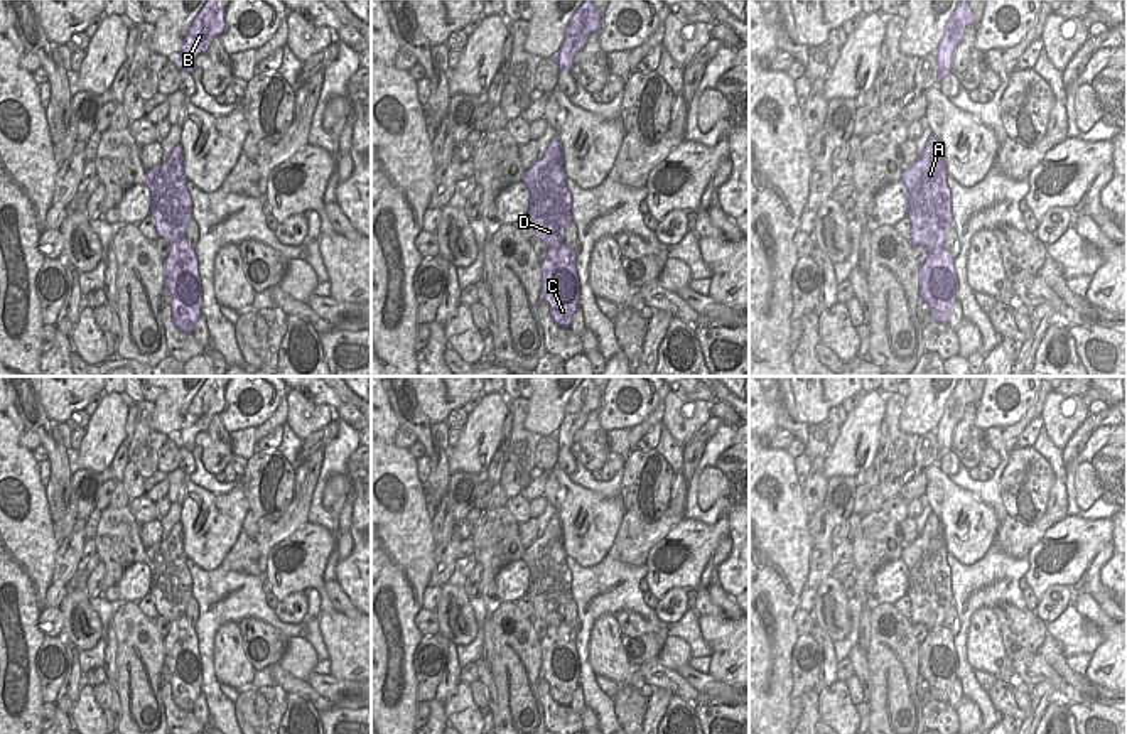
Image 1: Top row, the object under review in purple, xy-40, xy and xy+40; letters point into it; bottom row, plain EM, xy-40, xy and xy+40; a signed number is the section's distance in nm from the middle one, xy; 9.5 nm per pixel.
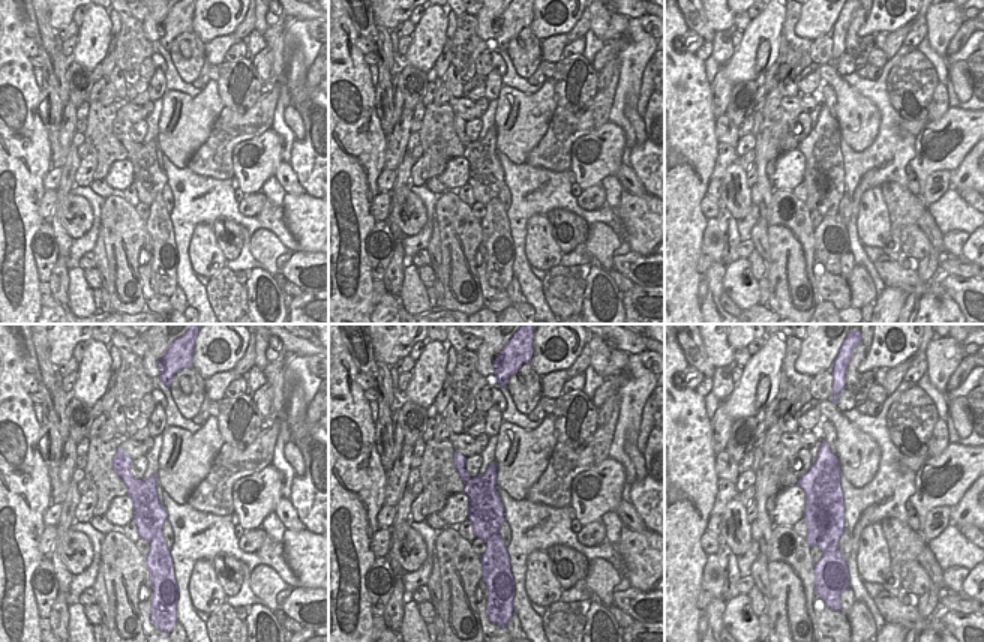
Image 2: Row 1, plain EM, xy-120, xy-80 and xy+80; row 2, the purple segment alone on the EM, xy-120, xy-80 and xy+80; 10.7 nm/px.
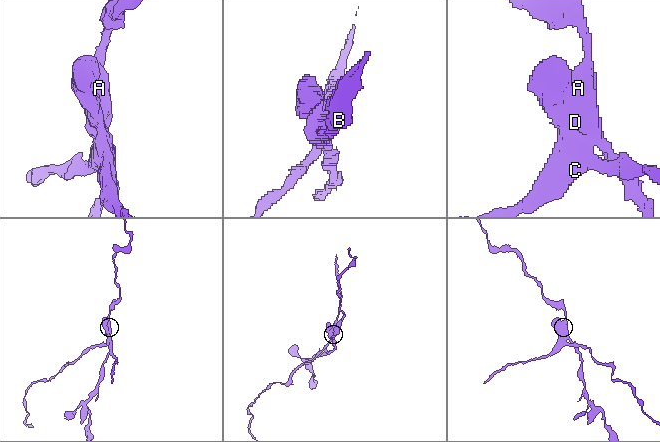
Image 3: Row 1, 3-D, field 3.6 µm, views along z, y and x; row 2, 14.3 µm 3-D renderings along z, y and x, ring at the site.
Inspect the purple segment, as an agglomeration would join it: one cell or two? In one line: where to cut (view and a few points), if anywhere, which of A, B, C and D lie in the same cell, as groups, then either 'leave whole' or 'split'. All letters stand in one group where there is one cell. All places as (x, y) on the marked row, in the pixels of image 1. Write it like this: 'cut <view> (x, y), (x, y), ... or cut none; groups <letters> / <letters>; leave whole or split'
cut xy (564, 243), (549, 248); groups A B D / C; split

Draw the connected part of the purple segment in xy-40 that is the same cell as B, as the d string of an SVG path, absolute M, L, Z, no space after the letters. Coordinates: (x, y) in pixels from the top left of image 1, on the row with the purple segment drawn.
M206 0L204 7L191 22L181 54L174 57L181 69L194 71L196 57L204 54L213 39L219 37L224 30L224 8L219 0Z

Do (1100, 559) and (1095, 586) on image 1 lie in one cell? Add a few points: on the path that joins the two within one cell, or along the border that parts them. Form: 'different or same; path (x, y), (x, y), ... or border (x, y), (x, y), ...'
same; path (1095, 566), (1094, 579)

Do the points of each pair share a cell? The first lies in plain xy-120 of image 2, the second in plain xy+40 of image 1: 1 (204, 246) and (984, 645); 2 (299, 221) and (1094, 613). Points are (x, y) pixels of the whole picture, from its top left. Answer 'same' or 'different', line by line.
1: same
2: different

